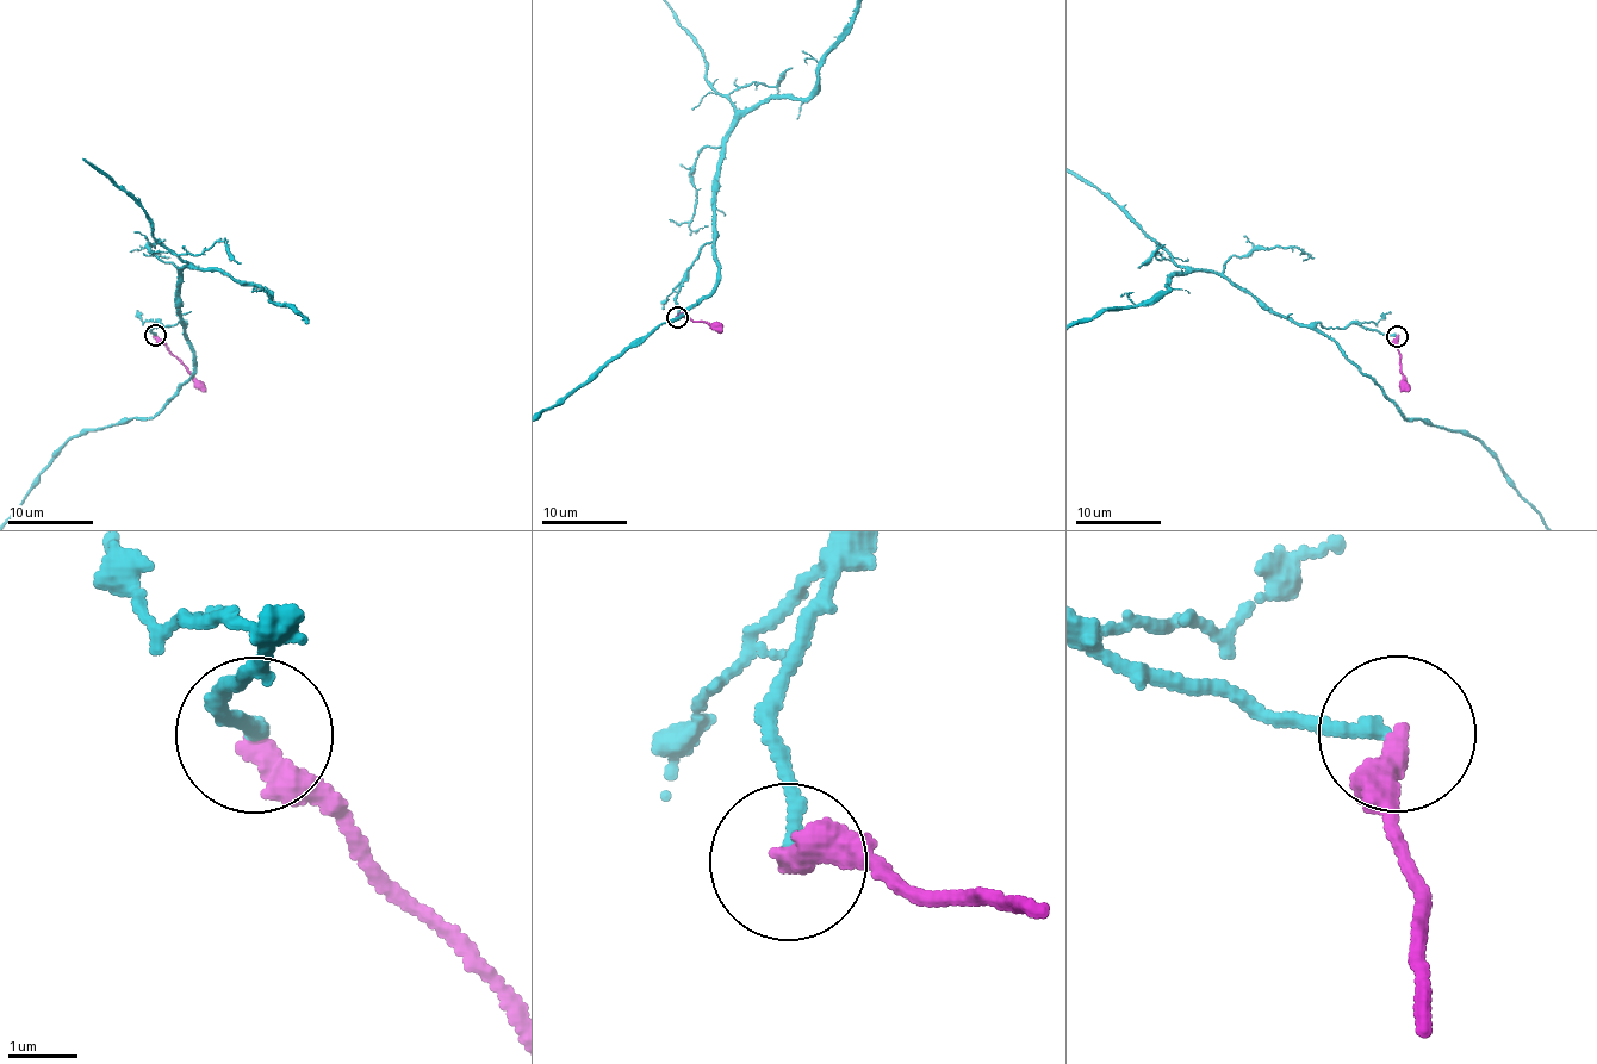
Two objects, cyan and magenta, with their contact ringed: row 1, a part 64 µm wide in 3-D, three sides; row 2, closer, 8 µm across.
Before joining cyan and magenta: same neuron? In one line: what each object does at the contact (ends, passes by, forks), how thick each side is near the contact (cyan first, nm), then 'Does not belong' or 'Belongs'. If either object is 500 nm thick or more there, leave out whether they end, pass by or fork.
At the ring cyan ends. At the ring magenta ends. Thickness 220 nm (cyan) against 380 nm. Does not belong

